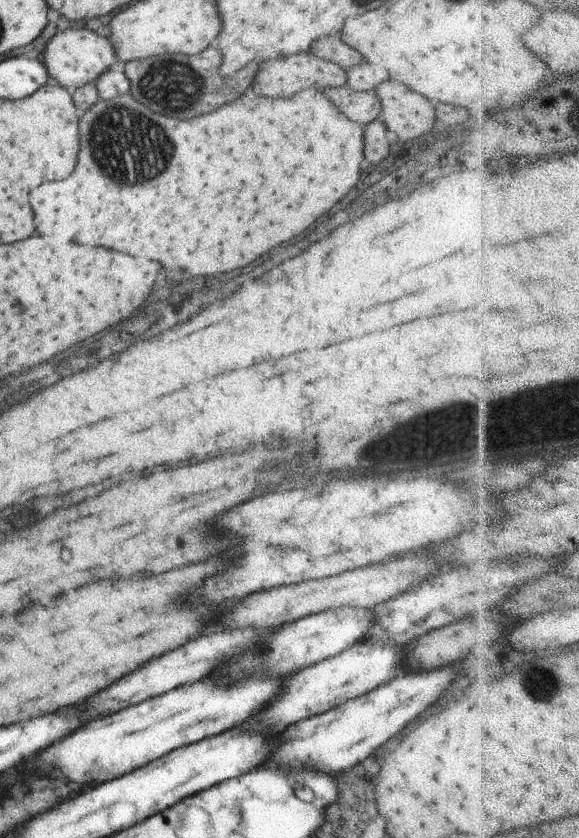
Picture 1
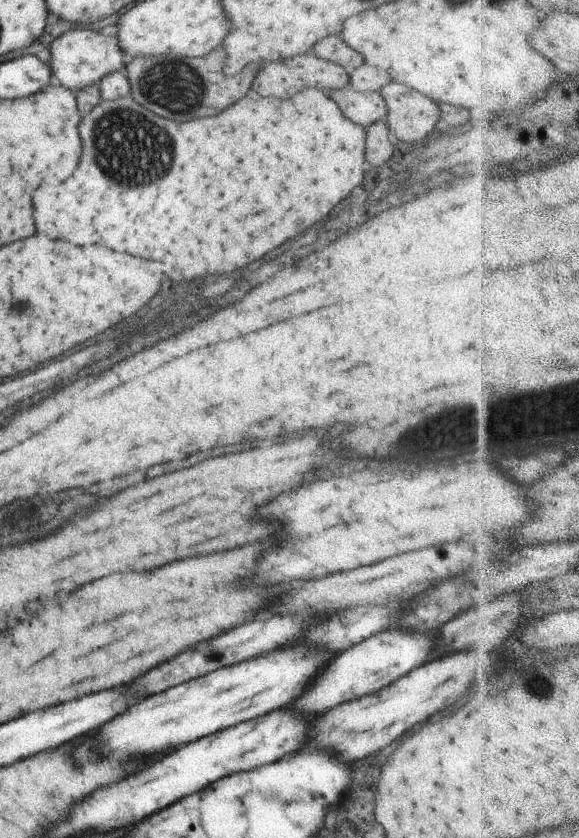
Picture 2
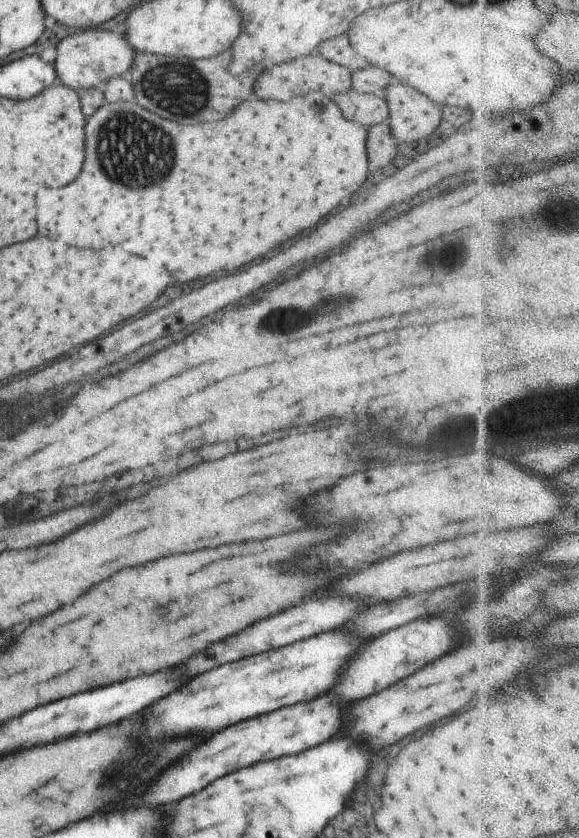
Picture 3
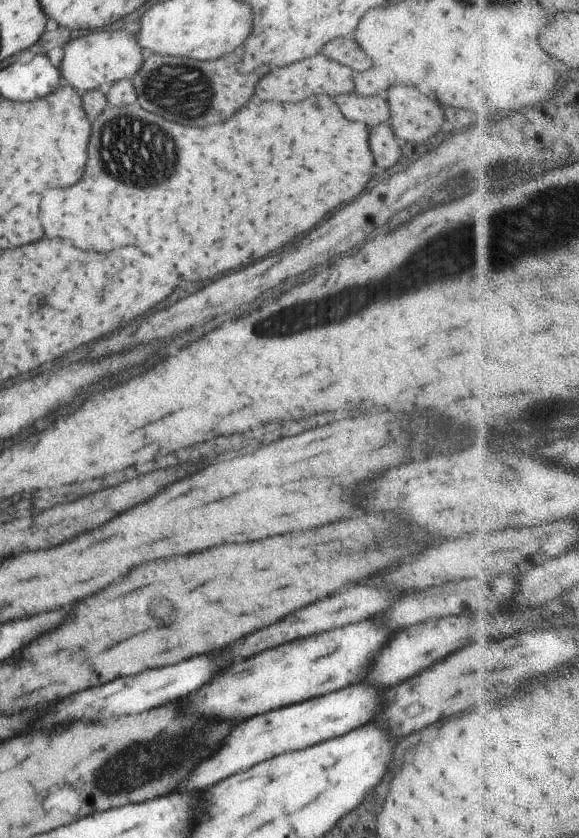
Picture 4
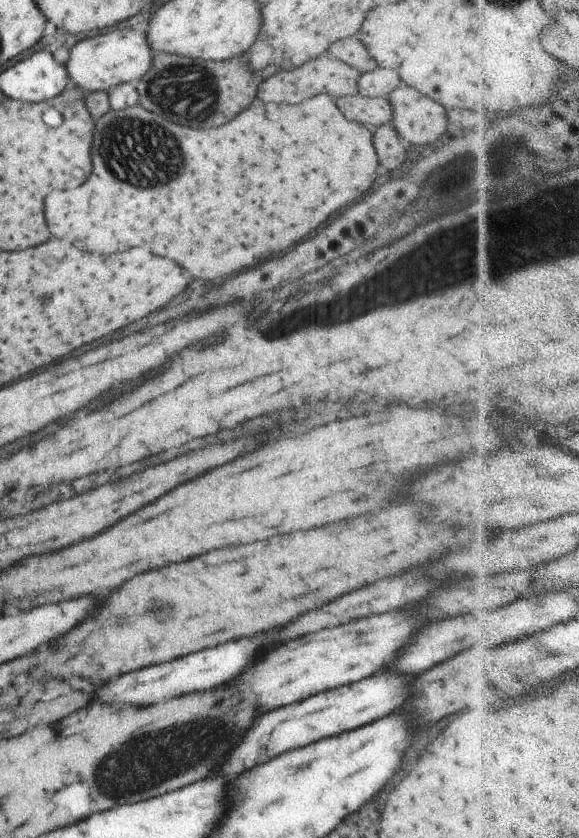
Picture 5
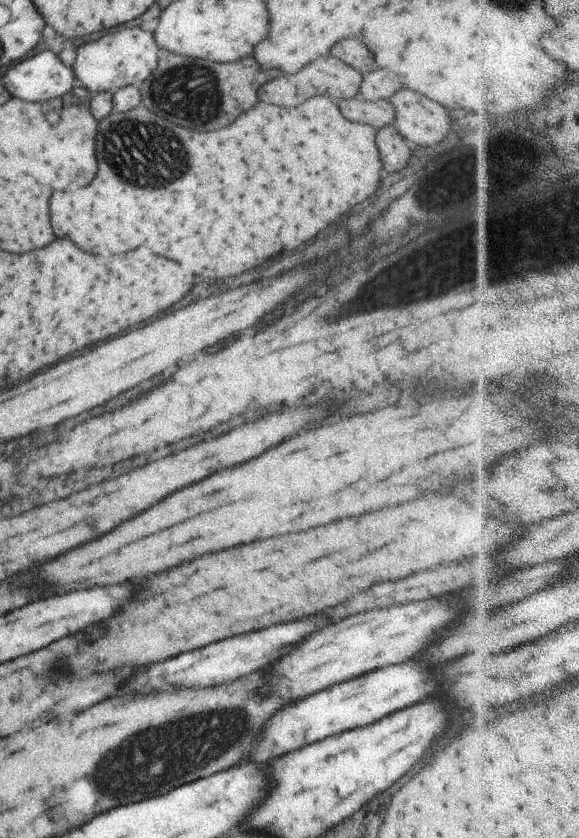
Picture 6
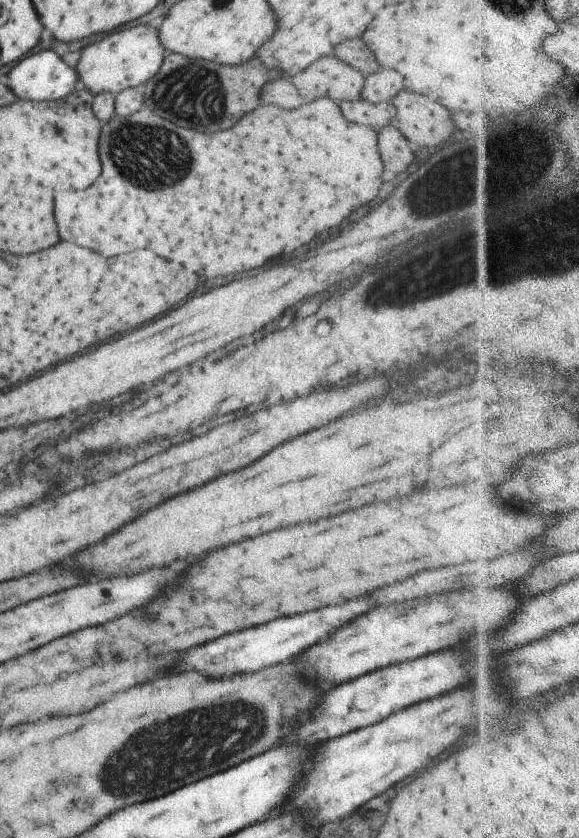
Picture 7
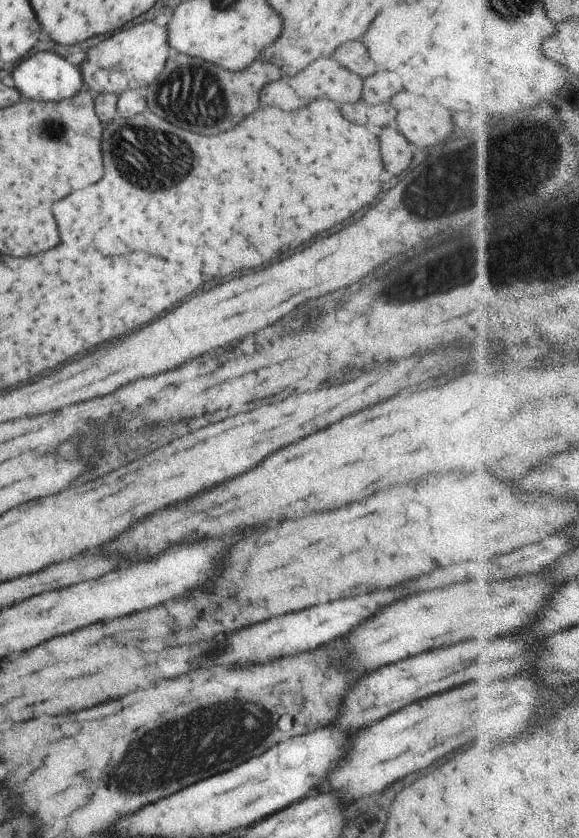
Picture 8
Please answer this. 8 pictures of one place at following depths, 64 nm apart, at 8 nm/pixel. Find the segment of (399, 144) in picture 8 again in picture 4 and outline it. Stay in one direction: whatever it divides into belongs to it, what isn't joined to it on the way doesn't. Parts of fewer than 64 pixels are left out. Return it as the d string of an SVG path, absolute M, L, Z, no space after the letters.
M380 124L370 132L370 146L380 168L390 168L402 156L398 140L388 124Z

